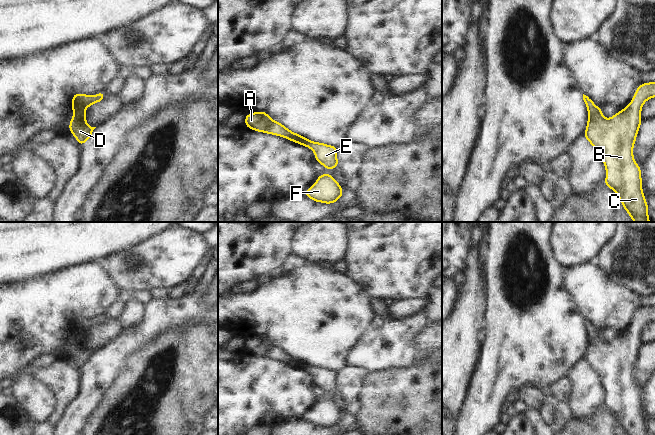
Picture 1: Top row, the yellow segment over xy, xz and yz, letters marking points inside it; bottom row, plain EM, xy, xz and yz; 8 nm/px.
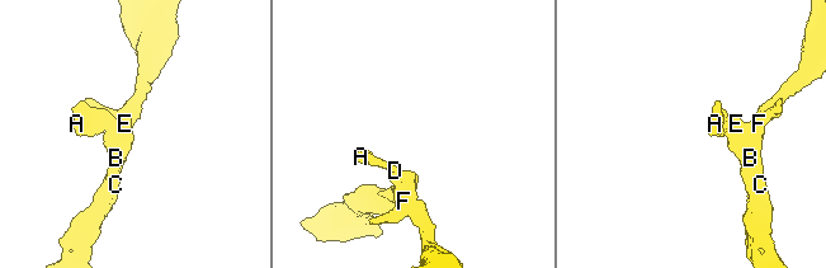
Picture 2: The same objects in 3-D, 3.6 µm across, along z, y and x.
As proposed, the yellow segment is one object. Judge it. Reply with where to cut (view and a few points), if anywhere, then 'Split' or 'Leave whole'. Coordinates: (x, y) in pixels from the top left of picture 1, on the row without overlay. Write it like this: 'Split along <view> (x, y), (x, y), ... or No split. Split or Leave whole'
No split. Leave whole.

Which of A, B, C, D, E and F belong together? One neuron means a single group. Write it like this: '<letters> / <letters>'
A B C D E F

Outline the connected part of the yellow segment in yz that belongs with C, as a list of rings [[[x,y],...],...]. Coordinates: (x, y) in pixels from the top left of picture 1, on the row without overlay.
[[[655,306],[641,308],[632,325],[626,332],[605,343],[602,332],[596,331],[594,326],[583,318],[583,324],[588,333],[588,347],[584,357],[585,362],[592,368],[606,391],[606,404],[604,409],[614,414],[626,435],[648,435],[644,417],[642,415],[641,392],[633,381],[633,370],[640,352],[641,333],[650,322],[655,321]]]

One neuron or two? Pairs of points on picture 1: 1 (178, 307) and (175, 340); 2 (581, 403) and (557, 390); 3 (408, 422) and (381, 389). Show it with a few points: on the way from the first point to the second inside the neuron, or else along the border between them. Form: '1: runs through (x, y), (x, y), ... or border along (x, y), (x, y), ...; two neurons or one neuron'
1: border along (199, 325), (166, 331), (154, 340); two neurons
2: border along (568, 377), (573, 386), (573, 393), (569, 403); two neurons
3: runs through (406, 414), (389, 397); one neuron

